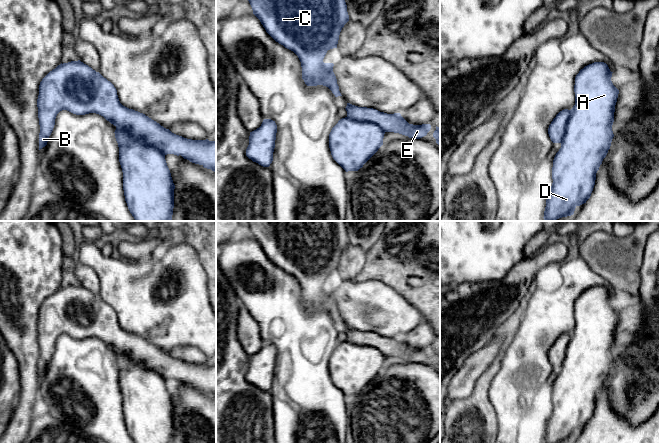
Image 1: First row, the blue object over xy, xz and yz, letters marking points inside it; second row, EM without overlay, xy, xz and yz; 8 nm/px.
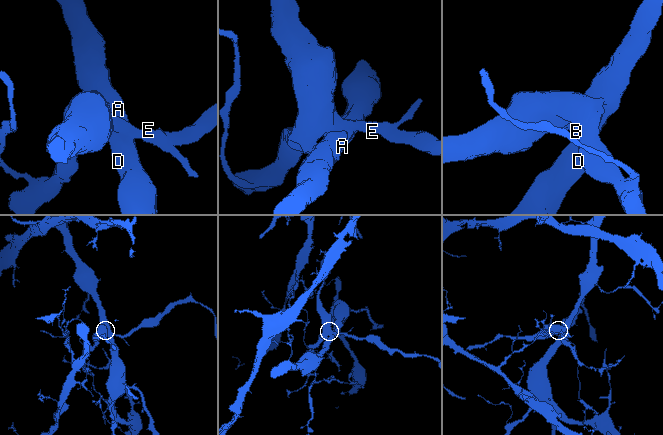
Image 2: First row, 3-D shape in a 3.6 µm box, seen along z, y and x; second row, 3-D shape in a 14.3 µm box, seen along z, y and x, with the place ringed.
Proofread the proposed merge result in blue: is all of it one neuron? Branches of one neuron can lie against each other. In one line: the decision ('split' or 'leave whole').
split

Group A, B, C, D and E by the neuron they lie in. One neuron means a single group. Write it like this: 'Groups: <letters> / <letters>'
Groups: A D / B C E

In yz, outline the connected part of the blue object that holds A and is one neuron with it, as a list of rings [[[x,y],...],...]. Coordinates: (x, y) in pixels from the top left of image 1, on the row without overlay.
[[[594,286],[581,293],[575,301],[575,329],[567,345],[561,372],[553,384],[553,407],[546,424],[544,443],[571,440],[575,432],[586,427],[591,420],[596,397],[614,361],[612,349],[619,314],[611,305],[612,297],[606,287]]]

